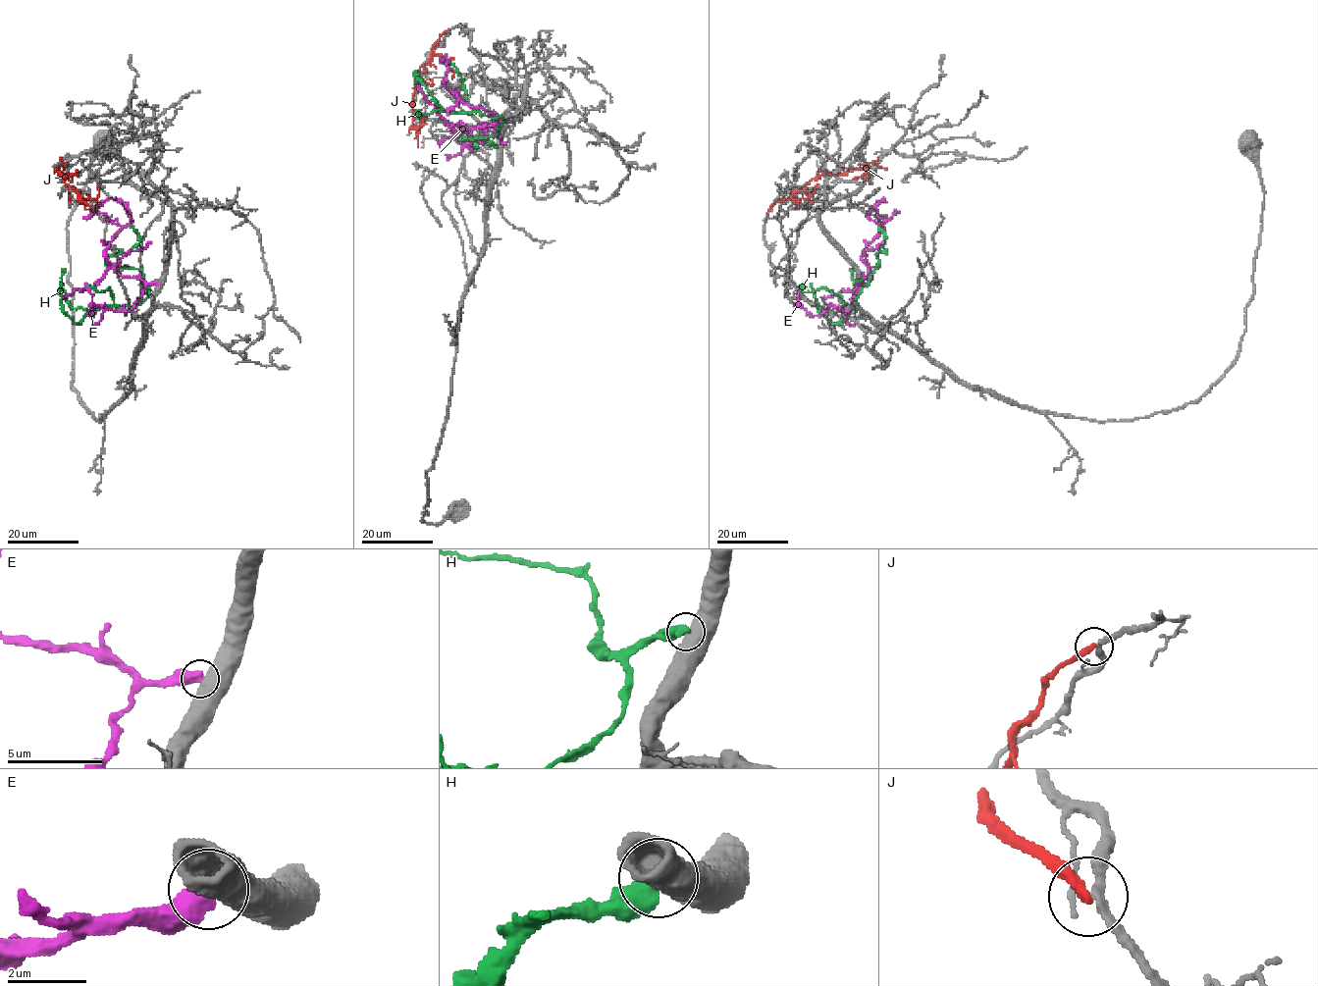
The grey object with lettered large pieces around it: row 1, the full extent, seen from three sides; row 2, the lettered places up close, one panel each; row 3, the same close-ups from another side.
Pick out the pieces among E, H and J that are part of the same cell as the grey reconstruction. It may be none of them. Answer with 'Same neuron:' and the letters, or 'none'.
Same neuron: none

